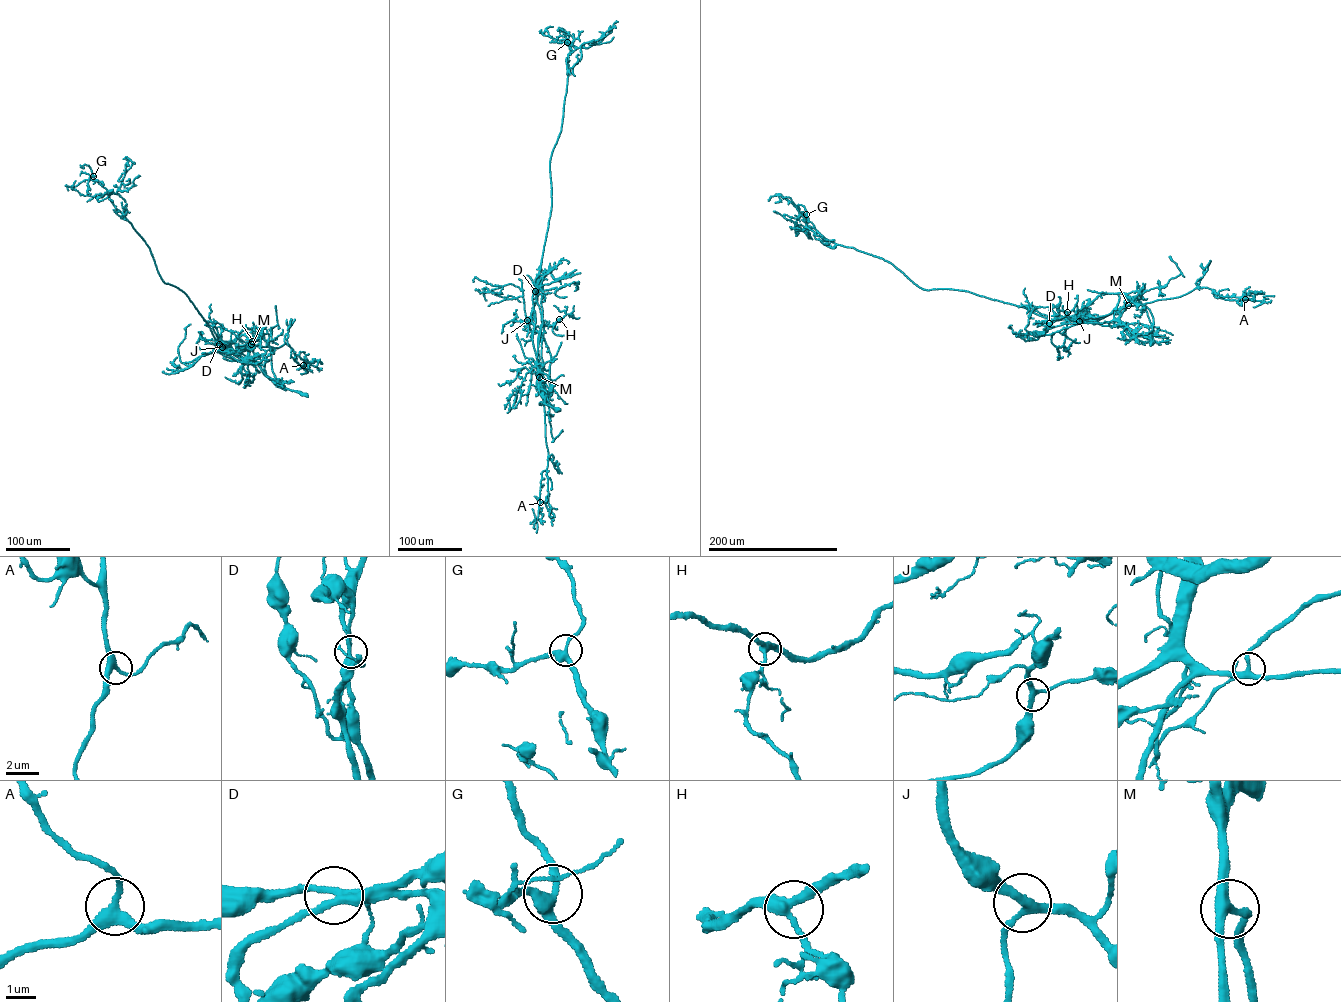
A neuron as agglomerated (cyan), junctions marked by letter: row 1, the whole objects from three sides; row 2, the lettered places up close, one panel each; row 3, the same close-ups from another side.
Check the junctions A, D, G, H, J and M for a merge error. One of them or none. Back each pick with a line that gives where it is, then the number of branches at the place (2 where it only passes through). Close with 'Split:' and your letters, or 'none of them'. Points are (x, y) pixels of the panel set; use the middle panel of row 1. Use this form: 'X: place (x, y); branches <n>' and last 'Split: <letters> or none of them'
Split: none of them

